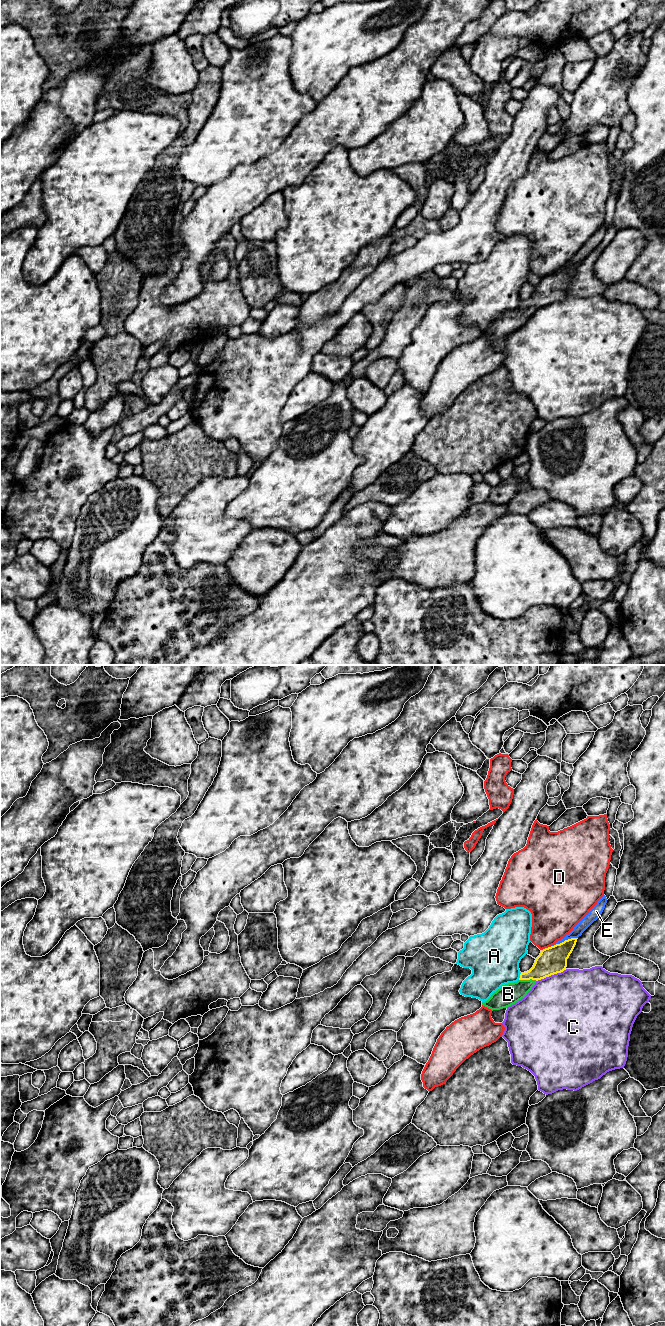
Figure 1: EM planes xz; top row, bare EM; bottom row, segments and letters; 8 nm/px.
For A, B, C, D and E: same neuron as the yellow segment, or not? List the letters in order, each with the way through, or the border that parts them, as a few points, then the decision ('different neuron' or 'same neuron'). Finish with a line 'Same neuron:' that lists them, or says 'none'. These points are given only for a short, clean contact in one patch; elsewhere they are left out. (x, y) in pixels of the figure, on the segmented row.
A: along xz (521, 973), (518, 979) | different neuron
B: across xz (552, 960), (528, 979), (516, 991), (508, 994) | same neuron
C: different neuron
D: different neuron
E: different neuron
Same neuron: B

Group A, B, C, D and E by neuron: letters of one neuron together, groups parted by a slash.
A / B / C / D / E

